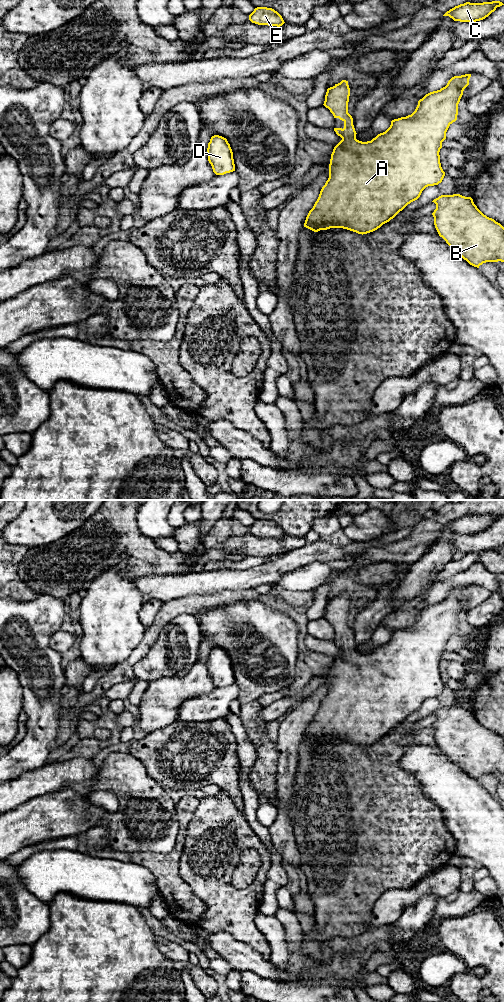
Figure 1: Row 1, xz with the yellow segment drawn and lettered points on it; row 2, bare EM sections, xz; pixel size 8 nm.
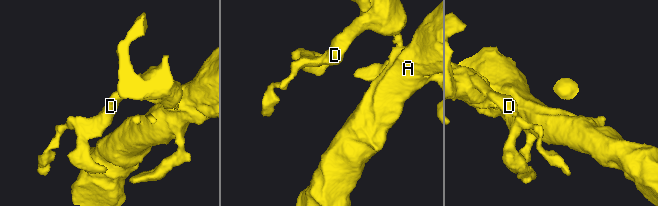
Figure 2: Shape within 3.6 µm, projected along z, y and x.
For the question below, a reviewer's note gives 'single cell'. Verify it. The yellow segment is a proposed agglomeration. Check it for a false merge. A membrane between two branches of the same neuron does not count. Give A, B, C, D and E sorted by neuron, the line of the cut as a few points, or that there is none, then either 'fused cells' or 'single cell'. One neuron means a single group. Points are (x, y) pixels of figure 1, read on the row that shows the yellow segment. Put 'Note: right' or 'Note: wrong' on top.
Note: right
A B C D E | no cut | single cell

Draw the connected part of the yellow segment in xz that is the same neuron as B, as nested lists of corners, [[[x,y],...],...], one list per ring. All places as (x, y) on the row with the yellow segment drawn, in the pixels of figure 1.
[[[441,195],[432,202],[436,204],[432,213],[435,228],[454,252],[477,268],[486,262],[504,262],[504,227],[484,215],[471,197]]]

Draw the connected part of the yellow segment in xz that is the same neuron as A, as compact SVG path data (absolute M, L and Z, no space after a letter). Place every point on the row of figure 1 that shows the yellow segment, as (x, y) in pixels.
M471 74L452 77L440 90L426 94L418 101L415 111L406 117L391 121L390 127L378 134L371 141L362 142L356 139L353 118L348 113L350 88L348 81L342 80L327 89L324 106L330 110L334 118L344 122L344 128L334 128L342 140L334 147L329 164L329 178L322 187L319 197L309 211L304 227L318 232L330 228L343 228L358 234L367 234L380 228L393 219L408 204L417 200L428 186L442 182L445 172L440 163L440 149L446 139L449 126L457 120L458 104L464 89L469 85Z

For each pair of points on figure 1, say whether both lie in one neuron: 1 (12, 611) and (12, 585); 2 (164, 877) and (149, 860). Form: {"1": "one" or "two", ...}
{"1": "two", "2": "one"}

